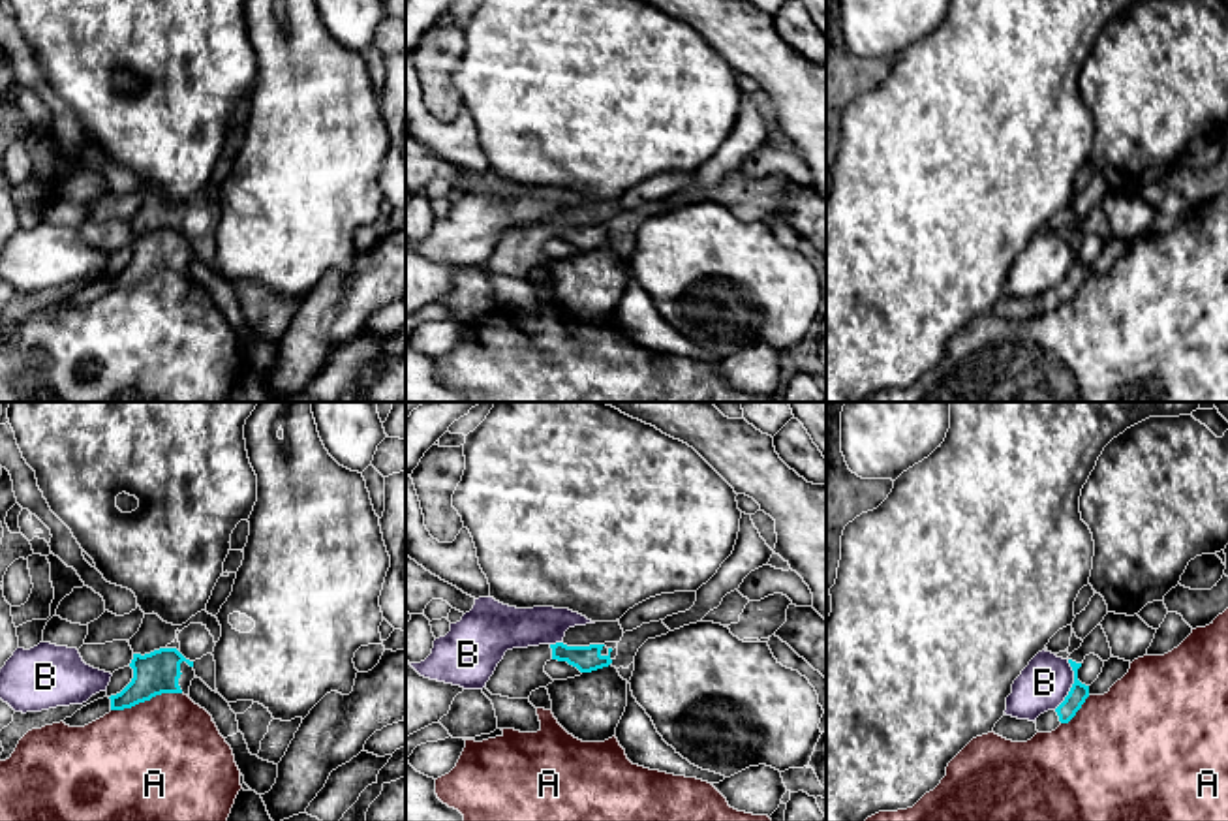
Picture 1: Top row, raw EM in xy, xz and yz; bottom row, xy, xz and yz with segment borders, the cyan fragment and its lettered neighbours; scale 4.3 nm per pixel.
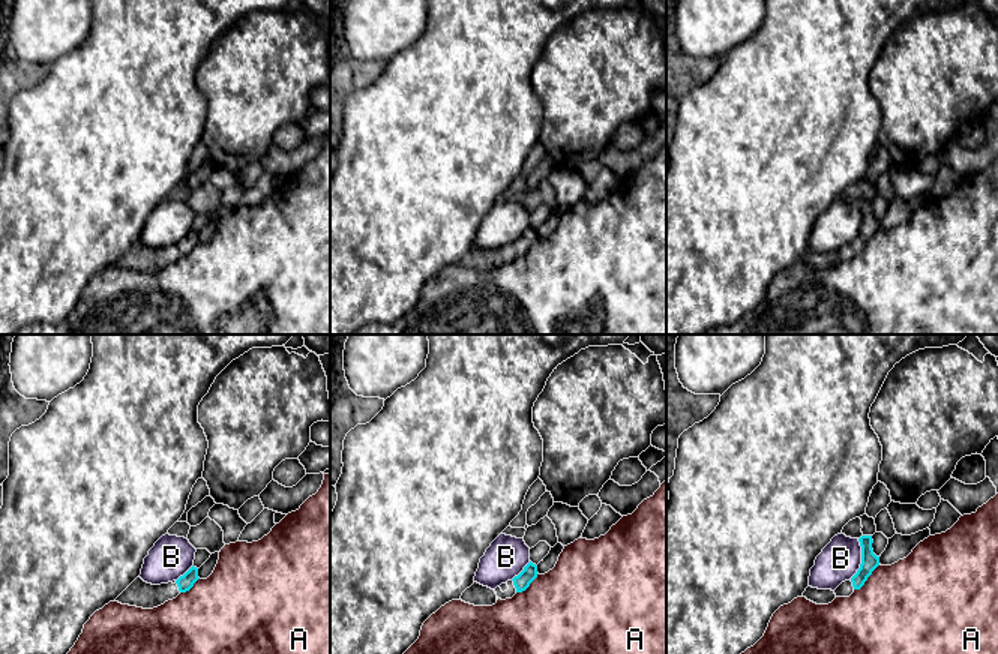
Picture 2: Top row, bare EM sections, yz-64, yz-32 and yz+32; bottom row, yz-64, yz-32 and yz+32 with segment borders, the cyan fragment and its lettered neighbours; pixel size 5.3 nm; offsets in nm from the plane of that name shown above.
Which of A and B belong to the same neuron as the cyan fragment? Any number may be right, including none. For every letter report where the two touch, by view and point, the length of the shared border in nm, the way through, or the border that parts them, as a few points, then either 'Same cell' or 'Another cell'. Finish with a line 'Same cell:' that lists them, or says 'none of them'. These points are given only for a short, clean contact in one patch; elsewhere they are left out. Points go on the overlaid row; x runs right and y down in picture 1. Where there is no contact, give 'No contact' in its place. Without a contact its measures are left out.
A: Touches cyan at xy (145, 699). Shared border 320 nm. Another cell
B: Touches cyan at yz (1073, 684). Shared border 220 nm. Another cell
Same cell: none of them

